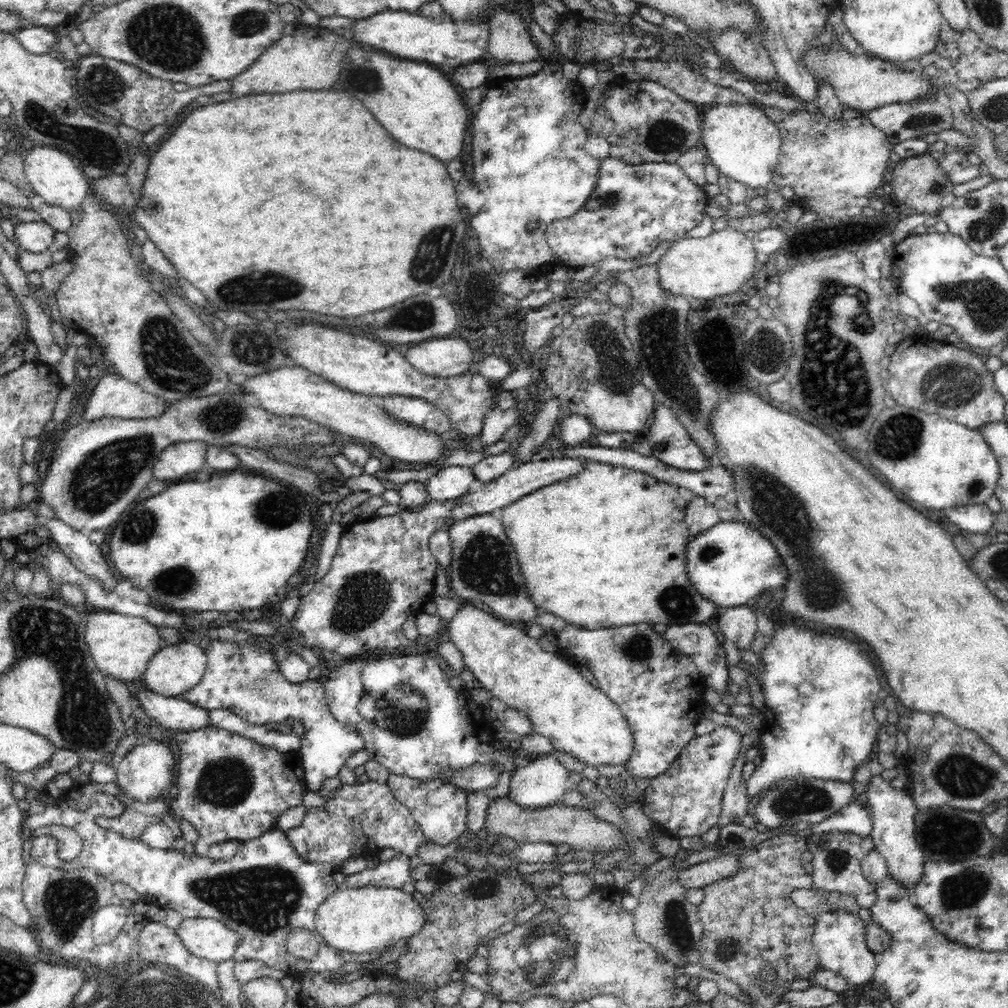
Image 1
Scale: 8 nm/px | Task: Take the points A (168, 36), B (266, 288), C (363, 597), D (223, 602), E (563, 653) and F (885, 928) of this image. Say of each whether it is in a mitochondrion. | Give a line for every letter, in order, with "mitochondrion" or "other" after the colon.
A: mitochondrion
B: mitochondrion
C: mitochondrion
D: other
E: other
F: other

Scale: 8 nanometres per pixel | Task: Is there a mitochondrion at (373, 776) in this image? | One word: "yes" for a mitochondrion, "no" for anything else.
no

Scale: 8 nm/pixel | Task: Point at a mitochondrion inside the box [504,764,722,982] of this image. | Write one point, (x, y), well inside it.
(678, 927)

